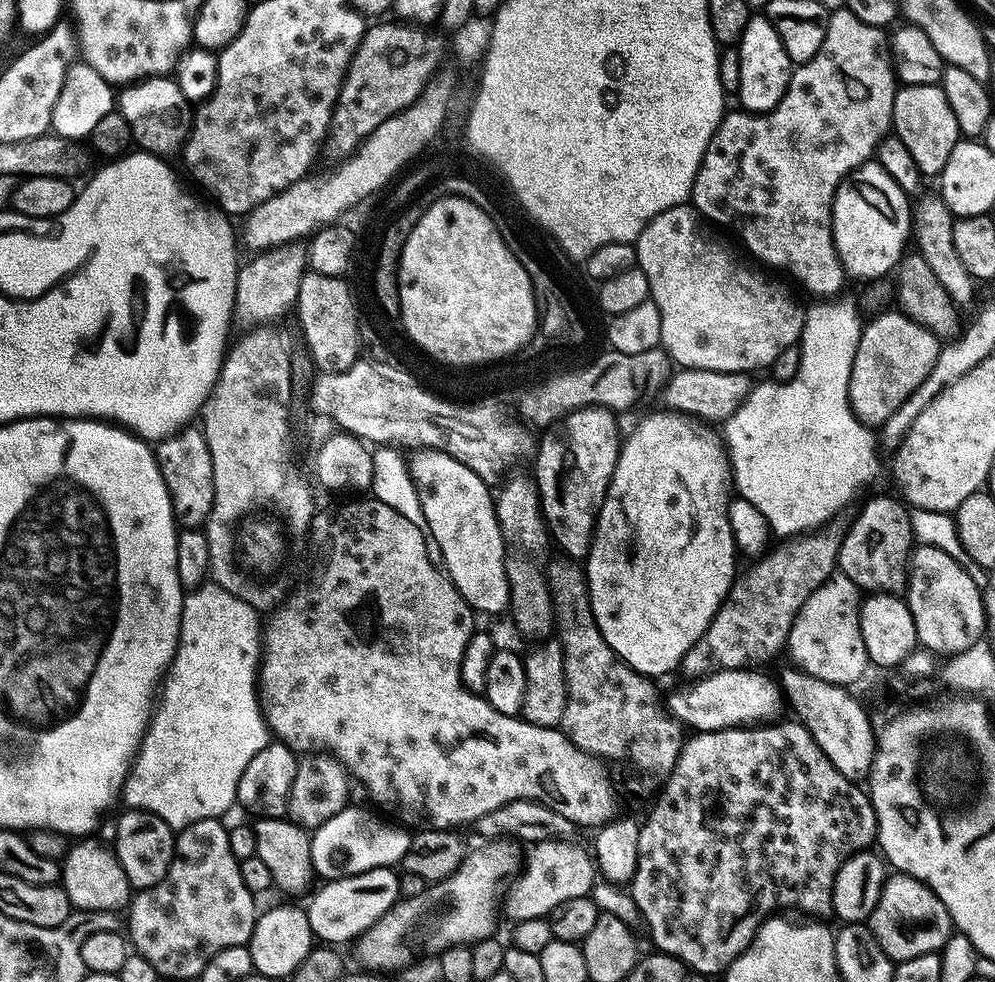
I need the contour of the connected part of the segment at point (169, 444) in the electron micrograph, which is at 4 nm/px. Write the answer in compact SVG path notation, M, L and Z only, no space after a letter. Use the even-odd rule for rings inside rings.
M185 427L171 436L164 437L159 441L155 454L160 461L160 469L168 486L172 511L175 512L177 521L189 528L198 528L208 519L214 502L214 470L203 431L199 427L192 427Z

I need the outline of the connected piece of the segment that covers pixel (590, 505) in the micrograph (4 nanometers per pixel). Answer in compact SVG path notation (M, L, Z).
M579 408L563 416L547 429L548 432L540 440L540 449L536 452L536 472L534 479L536 489L540 492L540 509L544 511L544 522L548 525L551 539L574 559L583 561L592 545L592 533L596 530L596 519L600 513L602 502L608 493L610 478L614 474L614 466L620 457L622 432L616 429L617 417L607 408Z

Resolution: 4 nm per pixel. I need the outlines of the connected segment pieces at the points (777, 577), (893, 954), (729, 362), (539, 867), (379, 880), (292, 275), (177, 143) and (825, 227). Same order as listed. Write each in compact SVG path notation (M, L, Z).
M808 534L795 539L790 548L784 552L770 553L765 560L758 561L745 576L743 573L733 583L724 604L704 631L704 637L683 658L682 668L683 671L689 672L689 677L699 678L721 668L742 668L749 665L750 660L764 660L774 655L780 647L781 650L787 645L788 635L798 610L801 610L802 604L810 598L810 594L818 590L838 568L841 537L820 535L824 534Z
M892 874L885 879L878 906L874 906L866 923L874 938L878 938L878 946L886 950L893 962L918 958L918 954L939 952L954 934L954 925L946 906L942 906L927 884L903 874Z
M687 203L679 204L655 216L642 230L639 238L634 241L636 263L644 271L646 278L650 282L649 297L658 306L658 314L662 314L660 347L667 352L668 359L672 361L673 365L679 366L681 369L701 368L702 370L714 370L715 372L746 372L749 374L756 374L759 368L764 368L764 370L771 369L774 358L778 358L778 354L782 354L782 350L786 350L786 346L799 341L800 332L804 328L805 309L803 307L799 308L792 301L791 294L782 285L775 284L770 277L763 276L760 272L755 272L750 265L743 264L726 245L719 244L712 236L707 236L696 225L696 220L698 221L697 213Z
M544 838L541 844L536 844L528 852L528 861L524 864L524 873L513 882L508 888L508 893L502 896L502 912L509 916L512 922L525 920L526 918L547 917L549 912L558 906L558 902L570 902L570 898L589 895L598 872L594 867L594 860L582 849L572 844L567 839Z
M375 868L362 874L343 876L341 880L328 880L306 904L308 921L313 937L328 946L341 946L349 940L355 941L382 914L386 914L401 899L399 892L400 877L392 868Z
M300 242L280 244L277 248L269 248L253 255L249 264L241 263L236 274L236 293L232 302L232 315L237 324L250 324L246 326L268 326L279 316L284 316L293 311L298 286L302 282L306 267L308 265L308 253L305 245Z
M161 74L121 87L118 92L118 111L126 118L132 131L133 141L143 151L168 154L164 152L172 152L175 148L177 151L181 147L186 135L186 125L190 120L190 104L184 99L175 79Z
M841 6L835 10L829 11L826 16L828 25L826 34L822 38L822 46L818 46L818 54L810 58L806 63L799 65L793 71L786 94L768 112L750 112L747 110L729 111L720 125L716 127L716 133L710 138L706 146L706 154L698 166L698 174L692 183L692 195L690 204L701 217L713 220L716 224L737 224L740 227L740 236L744 239L744 244L748 247L748 252L752 256L757 256L764 264L769 264L772 268L781 268L784 272L789 272L802 287L808 292L813 292L816 298L832 298L835 292L843 286L846 281L844 264L840 261L840 255L834 242L832 233L832 207L836 191L846 177L856 168L869 163L877 155L880 144L885 136L889 135L892 128L892 111L894 110L894 98L898 81L894 75L894 70L890 65L889 59L880 53L880 44L882 48L881 29L872 24L862 22L847 6Z

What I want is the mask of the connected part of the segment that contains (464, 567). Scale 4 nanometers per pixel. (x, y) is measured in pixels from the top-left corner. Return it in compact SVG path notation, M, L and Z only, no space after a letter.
M422 448L413 451L410 456L412 481L416 483L416 493L426 518L426 532L431 543L440 551L444 559L443 571L452 585L462 594L462 598L477 613L500 612L509 607L508 579L504 569L504 536L500 532L500 523L496 517L496 502L493 489L470 466L450 458L450 454L439 452L437 448Z

